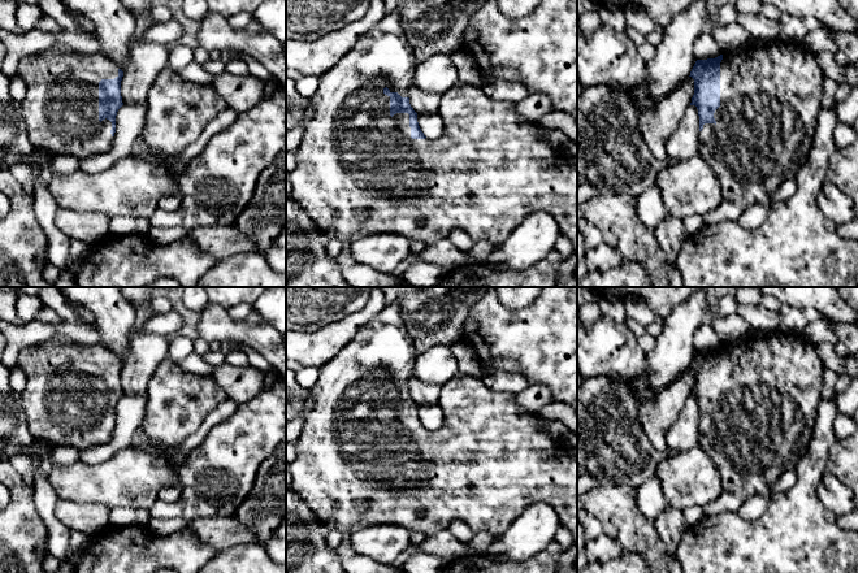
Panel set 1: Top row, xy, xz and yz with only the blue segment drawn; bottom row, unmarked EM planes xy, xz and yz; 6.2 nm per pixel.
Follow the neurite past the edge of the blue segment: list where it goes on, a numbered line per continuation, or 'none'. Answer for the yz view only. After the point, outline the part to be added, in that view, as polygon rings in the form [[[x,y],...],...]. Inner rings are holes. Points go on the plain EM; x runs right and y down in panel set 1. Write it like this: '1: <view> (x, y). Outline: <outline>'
1: yz (771, 385). Outline: [[[779,330],[776,333],[764,333],[758,337],[750,335],[742,342],[723,346],[720,353],[720,398],[715,401],[715,414],[705,414],[698,426],[698,446],[710,456],[720,470],[724,490],[720,496],[707,505],[702,507],[705,516],[715,516],[723,512],[737,512],[751,496],[767,495],[770,487],[777,481],[780,474],[786,469],[794,469],[809,448],[809,443],[814,431],[816,411],[822,396],[824,365],[818,356],[815,347],[802,335]]]

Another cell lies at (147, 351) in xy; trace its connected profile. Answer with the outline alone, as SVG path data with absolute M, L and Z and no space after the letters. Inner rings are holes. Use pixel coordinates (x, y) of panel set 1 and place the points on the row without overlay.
M136 334L131 339L130 357L121 372L124 396L147 395L156 368L168 359L169 339L157 334Z

